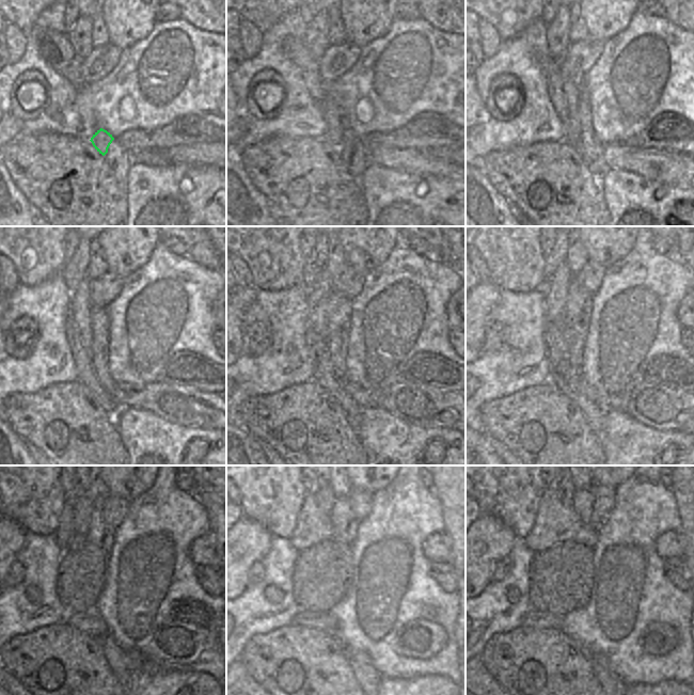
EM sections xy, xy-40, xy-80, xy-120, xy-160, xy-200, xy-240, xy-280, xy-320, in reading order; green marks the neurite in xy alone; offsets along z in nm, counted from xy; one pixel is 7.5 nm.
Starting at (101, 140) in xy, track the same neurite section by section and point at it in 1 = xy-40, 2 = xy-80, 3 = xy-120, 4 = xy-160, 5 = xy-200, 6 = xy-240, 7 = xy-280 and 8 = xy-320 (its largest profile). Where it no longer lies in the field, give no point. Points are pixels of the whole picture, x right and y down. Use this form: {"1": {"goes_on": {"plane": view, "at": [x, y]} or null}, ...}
{"1": {"goes_on": {"plane": "xy-40", "at": [334, 136]}}, "2": {"goes_on": {"plane": "xy-80", "at": [570, 88]}}, "3": {"goes_on": {"plane": "xy-120", "at": [80, 305]}}, "4": {"goes_on": {"plane": "xy-160", "at": [317, 300]}}, "5": {"goes_on": {"plane": "xy-200", "at": [555, 290]}}, "6": {"goes_on": {"plane": "xy-240", "at": [83, 506]}}, "7": {"goes_on": {"plane": "xy-280", "at": [325, 496]}}, "8": {"goes_on": {"plane": "xy-320", "at": [564, 487]}}}

